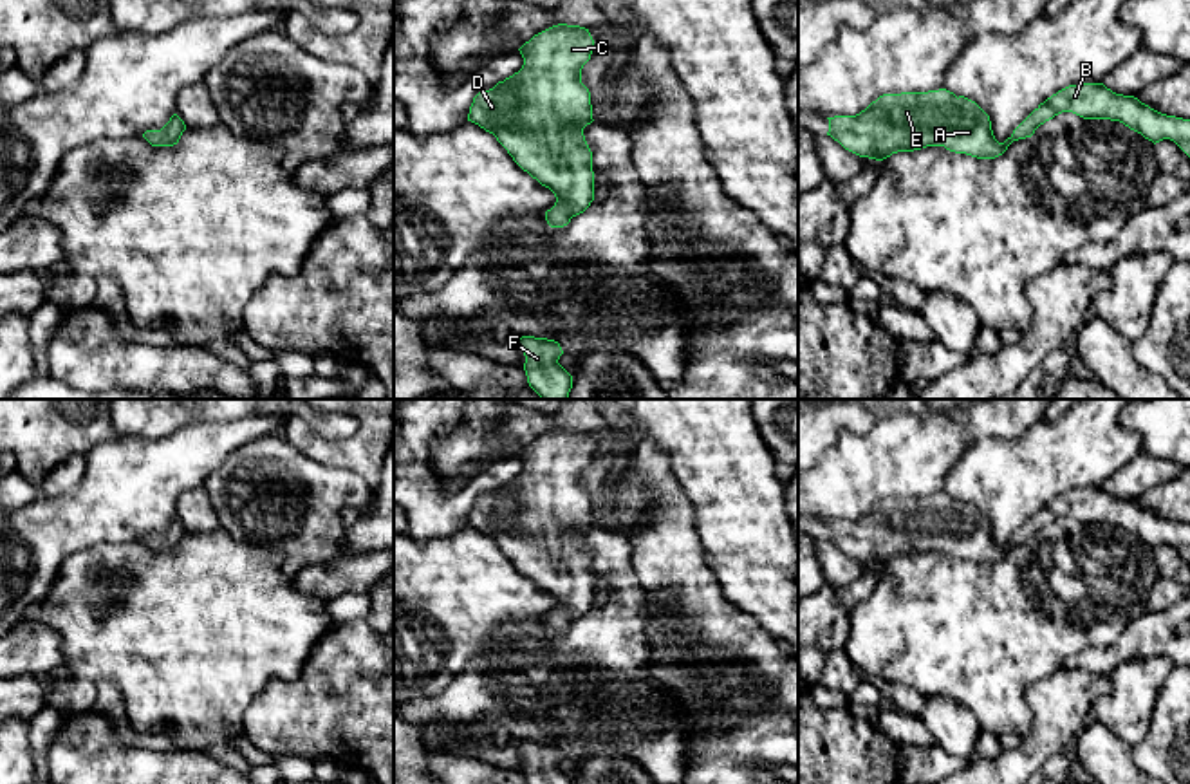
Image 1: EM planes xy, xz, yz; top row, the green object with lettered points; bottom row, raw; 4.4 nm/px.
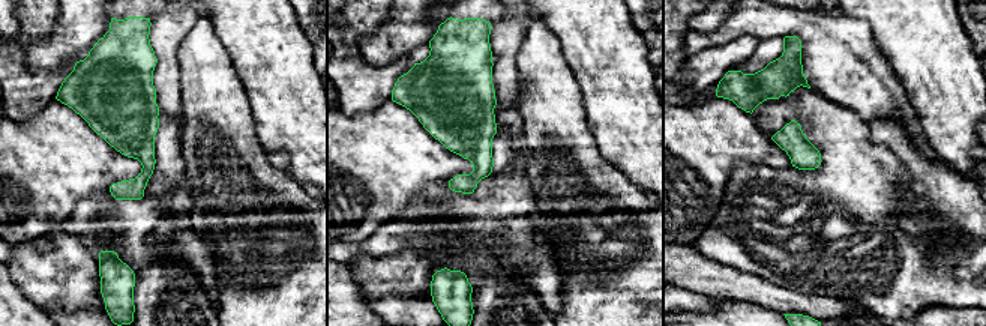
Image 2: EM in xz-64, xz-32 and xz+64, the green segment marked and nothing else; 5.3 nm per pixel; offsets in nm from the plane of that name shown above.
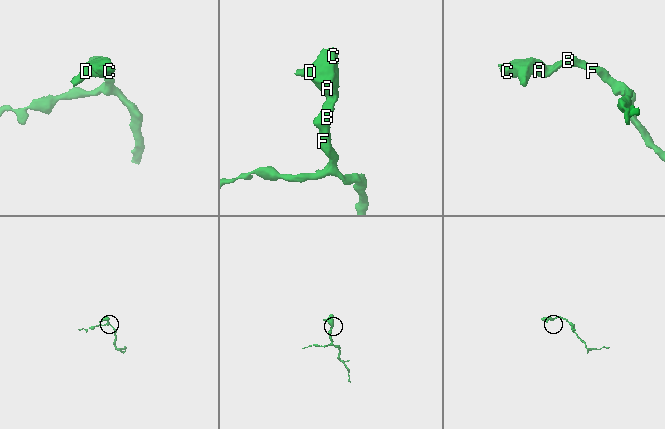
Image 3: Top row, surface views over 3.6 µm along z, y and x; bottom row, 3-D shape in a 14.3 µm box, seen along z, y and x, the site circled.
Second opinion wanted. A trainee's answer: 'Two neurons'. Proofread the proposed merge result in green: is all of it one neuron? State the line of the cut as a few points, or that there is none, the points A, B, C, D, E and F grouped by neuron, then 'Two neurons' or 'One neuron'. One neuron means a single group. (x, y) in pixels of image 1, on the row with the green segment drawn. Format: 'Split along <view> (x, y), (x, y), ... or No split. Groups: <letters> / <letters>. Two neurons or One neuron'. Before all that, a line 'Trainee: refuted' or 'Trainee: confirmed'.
Trainee: refuted
No split. Groups: A B C D E F. One neuron

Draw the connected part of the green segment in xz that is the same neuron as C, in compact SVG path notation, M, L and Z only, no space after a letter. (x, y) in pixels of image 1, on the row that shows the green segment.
M558 23L525 42L518 72L480 90L469 107L468 121L493 134L513 161L549 188L556 202L545 211L551 228L563 228L594 201L592 152L583 128L590 125L590 92L581 83L581 69L590 60L594 40L589 29Z

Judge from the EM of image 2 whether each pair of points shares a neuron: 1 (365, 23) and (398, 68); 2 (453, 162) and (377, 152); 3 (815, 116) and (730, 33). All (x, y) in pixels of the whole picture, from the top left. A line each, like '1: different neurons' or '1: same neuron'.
1: same neuron
2: same neuron
3: different neurons

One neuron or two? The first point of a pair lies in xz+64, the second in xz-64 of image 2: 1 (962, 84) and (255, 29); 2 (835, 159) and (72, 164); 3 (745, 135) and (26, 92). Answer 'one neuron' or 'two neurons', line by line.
1: one neuron
2: two neurons
3: two neurons

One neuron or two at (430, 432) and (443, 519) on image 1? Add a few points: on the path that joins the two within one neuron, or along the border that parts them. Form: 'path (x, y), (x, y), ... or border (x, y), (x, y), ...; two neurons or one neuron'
path (418, 454), (418, 494), (421, 497); one neuron

